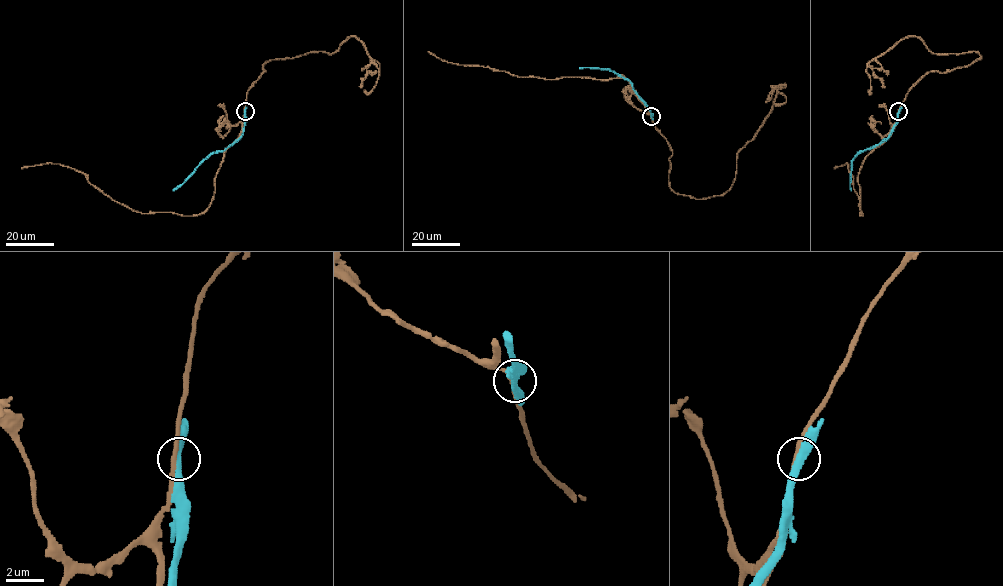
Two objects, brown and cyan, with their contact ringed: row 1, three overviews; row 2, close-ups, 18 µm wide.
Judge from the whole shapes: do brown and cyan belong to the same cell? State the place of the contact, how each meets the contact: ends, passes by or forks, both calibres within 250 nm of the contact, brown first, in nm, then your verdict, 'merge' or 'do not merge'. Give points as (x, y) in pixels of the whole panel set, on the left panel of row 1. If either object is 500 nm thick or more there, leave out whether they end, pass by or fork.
place (245, 111); brown passes by; cyan passes by; calibres 220 and 360 nm; do not merge

